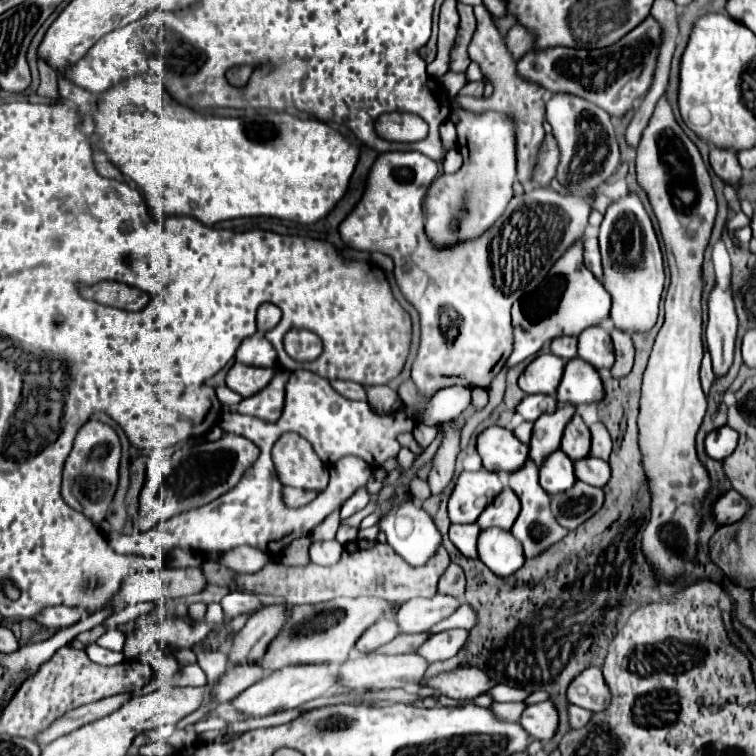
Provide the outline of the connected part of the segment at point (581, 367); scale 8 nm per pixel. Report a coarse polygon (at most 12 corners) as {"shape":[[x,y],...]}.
{"shape":[[574,358],[558,386],[560,404],[602,400],[594,366]]}

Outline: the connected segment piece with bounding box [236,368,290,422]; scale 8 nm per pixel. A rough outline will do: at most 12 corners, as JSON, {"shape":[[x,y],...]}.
{"shape":[[278,368],[270,386],[244,398],[236,412],[276,422],[290,372]]}

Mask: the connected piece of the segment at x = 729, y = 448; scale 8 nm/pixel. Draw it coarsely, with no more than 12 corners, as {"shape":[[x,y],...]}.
{"shape":[[730,426],[706,436],[706,452],[714,460],[728,458],[738,446]]}

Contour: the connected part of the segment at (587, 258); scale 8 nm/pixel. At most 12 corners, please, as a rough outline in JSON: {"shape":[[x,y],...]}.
{"shape":[[596,236],[584,240],[584,264],[602,280],[602,264]]}

